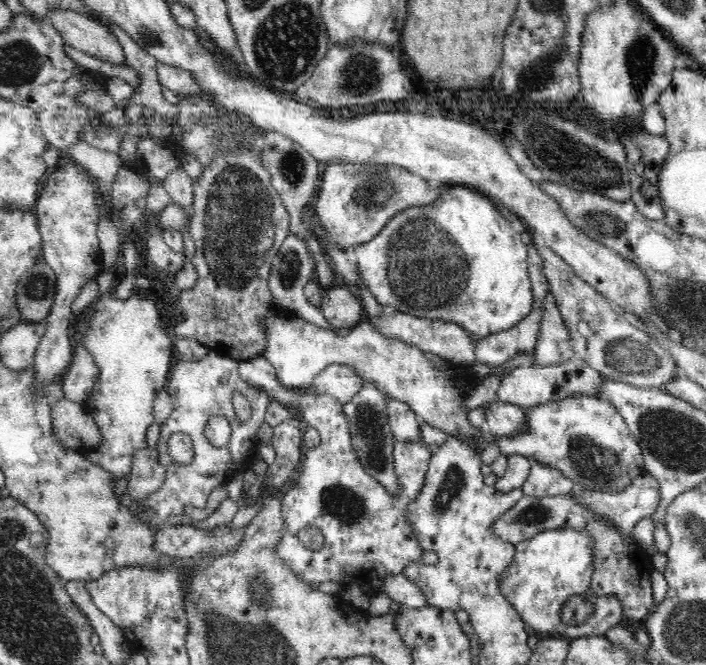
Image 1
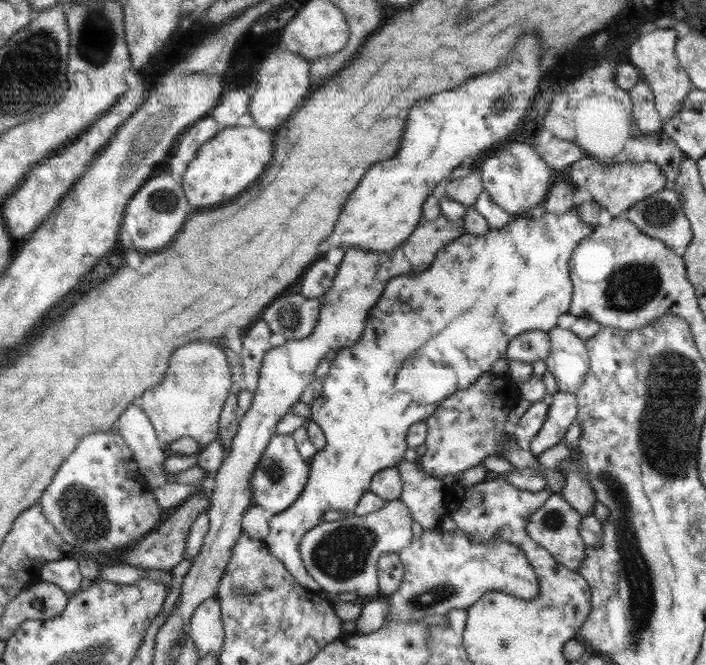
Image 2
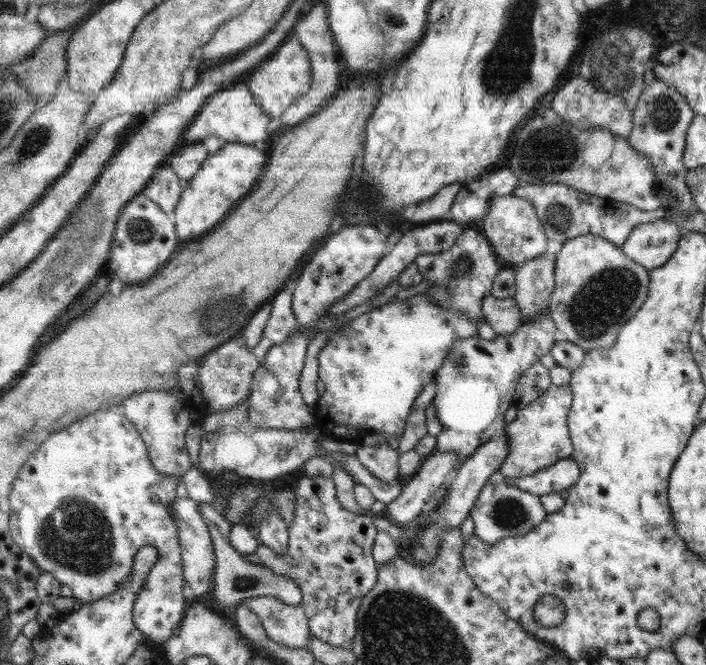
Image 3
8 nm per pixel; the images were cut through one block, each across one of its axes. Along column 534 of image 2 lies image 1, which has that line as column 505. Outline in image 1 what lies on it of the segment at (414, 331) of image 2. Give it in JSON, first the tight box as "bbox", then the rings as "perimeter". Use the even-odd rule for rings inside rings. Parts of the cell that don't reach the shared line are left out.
{"bbox":[355,185,533,337],"perimeter":[[[448,185],[443,187],[442,194],[432,204],[413,206],[396,213],[371,241],[361,244],[355,250],[357,254],[356,265],[364,284],[375,296],[377,302],[387,311],[397,310],[422,319],[454,322],[470,334],[485,337],[516,326],[533,309],[532,283],[530,283],[530,276],[528,275],[529,246],[522,242],[520,236],[521,234],[512,230],[508,221],[508,214],[498,204],[490,200],[490,197],[486,197],[466,186]]]}

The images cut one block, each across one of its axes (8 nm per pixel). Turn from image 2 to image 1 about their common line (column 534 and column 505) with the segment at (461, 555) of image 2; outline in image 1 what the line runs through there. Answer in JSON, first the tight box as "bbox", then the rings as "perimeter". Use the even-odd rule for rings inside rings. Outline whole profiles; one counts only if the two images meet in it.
{"bbox":[500,530,622,640],"perimeter":[[[546,530],[516,545],[514,562],[500,578],[500,591],[518,611],[529,631],[572,640],[586,635],[604,635],[620,624],[622,601],[614,595],[599,596],[595,611],[581,625],[567,625],[560,619],[560,608],[575,594],[588,591],[594,574],[594,538],[580,530]]]}

